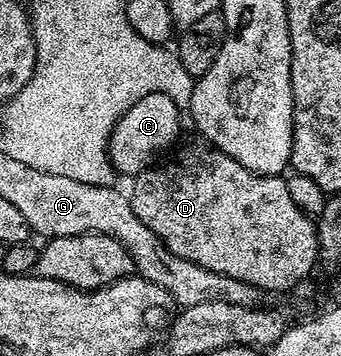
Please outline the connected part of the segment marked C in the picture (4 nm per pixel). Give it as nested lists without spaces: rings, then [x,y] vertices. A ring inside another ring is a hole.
[[[146,94],[146,98],[138,98],[138,102],[134,102],[134,106],[130,106],[122,118],[118,118],[112,139],[108,141],[108,159],[112,161],[112,167],[121,177],[127,178],[135,178],[144,168],[152,167],[158,158],[163,157],[177,143],[180,116],[182,109],[174,106],[166,94]]]

